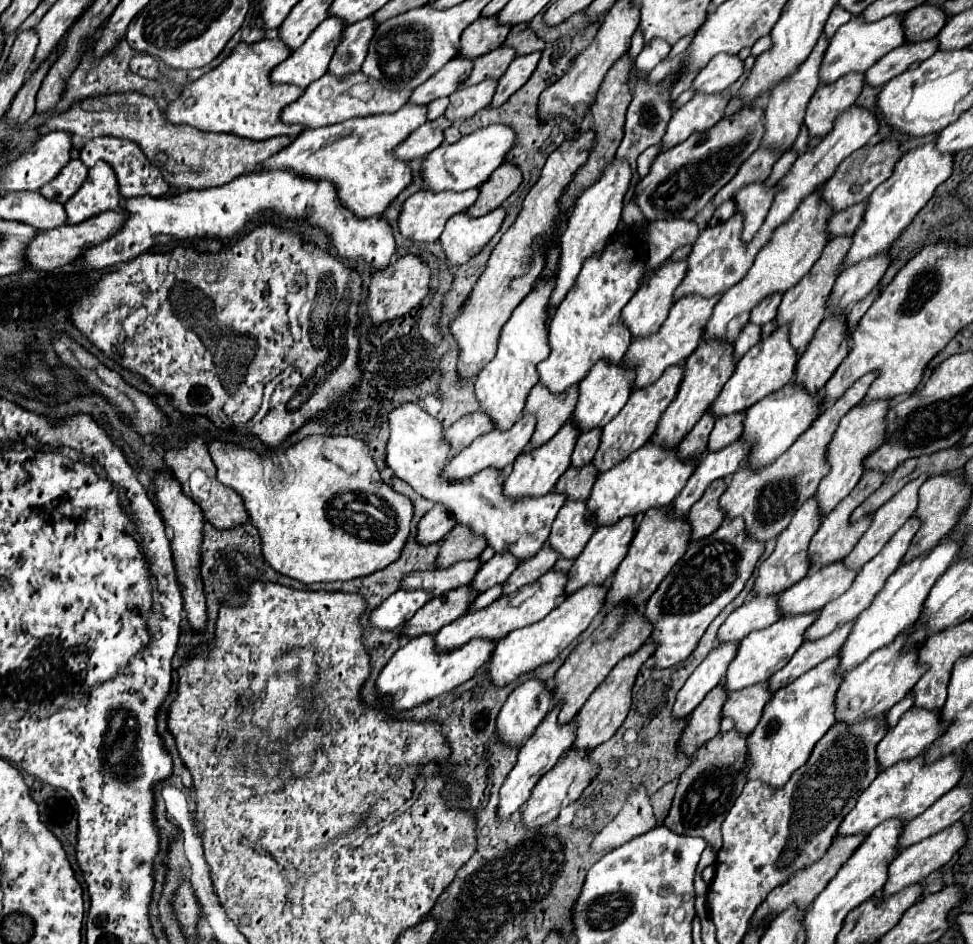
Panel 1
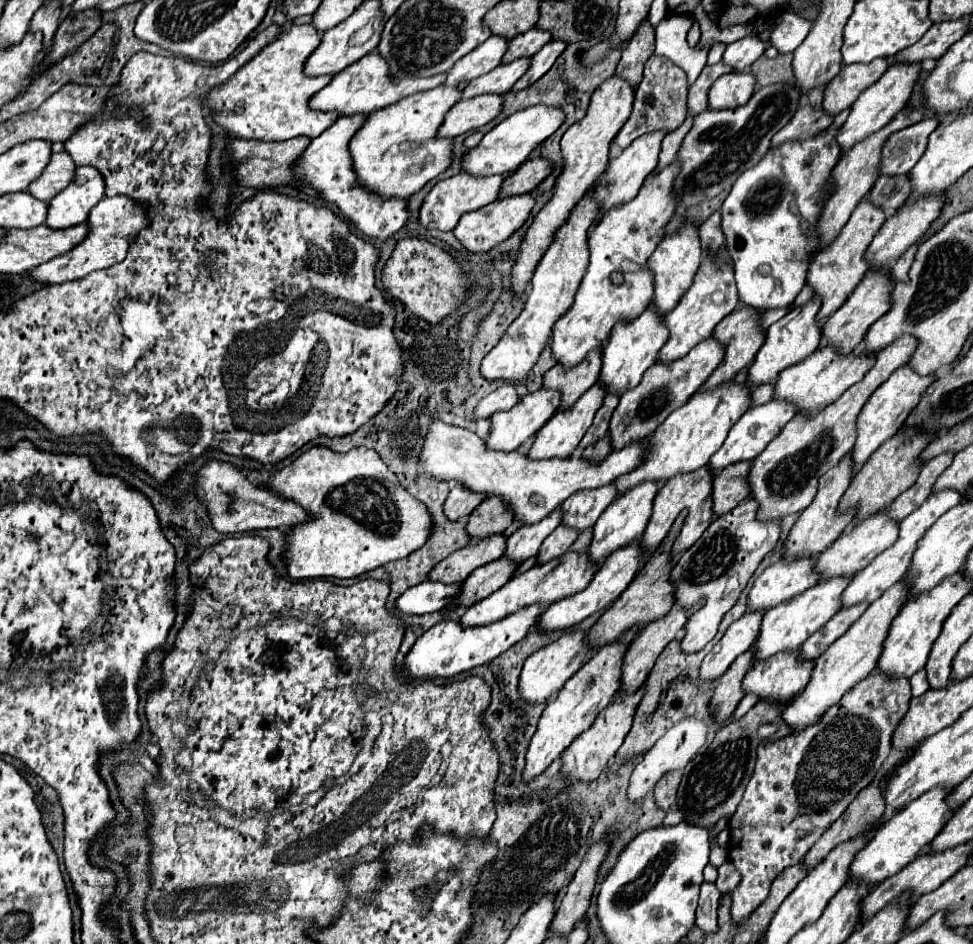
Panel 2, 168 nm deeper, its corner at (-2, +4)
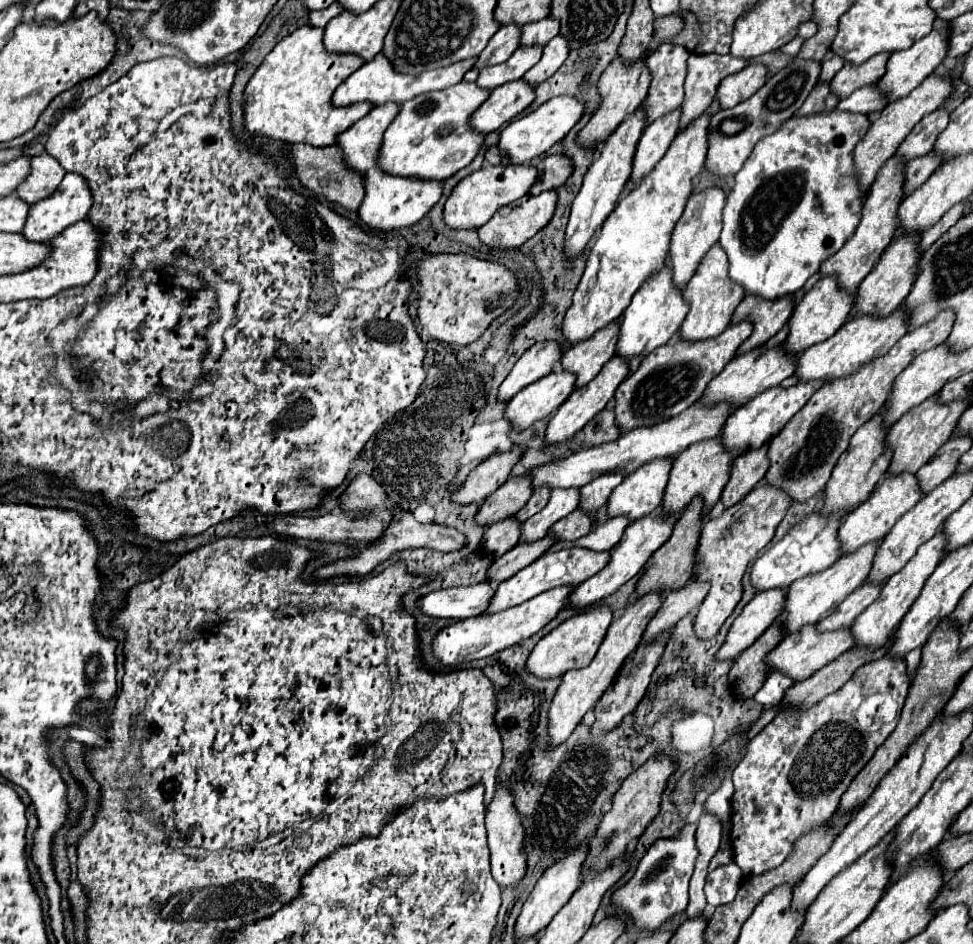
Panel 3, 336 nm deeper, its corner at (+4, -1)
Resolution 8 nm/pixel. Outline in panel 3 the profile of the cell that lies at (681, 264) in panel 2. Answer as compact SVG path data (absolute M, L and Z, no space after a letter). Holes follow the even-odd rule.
M708 188L704 192L692 194L684 214L680 216L678 224L674 226L672 240L670 240L670 254L668 254L668 264L672 268L672 282L678 290L684 290L684 286L690 282L694 276L696 268L700 266L700 260L704 254L718 242L720 230L722 230L722 208L724 208L726 194L720 188Z

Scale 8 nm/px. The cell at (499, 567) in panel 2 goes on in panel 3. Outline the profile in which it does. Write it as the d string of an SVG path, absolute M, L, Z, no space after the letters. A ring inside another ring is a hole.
M550 534L544 538L544 542L532 542L532 544L518 542L510 552L506 552L504 556L500 556L492 562L492 566L488 568L488 574L486 574L486 582L492 582L492 580L504 582L504 580L512 578L522 568L526 568L530 562L540 558L552 544L554 544L554 538Z

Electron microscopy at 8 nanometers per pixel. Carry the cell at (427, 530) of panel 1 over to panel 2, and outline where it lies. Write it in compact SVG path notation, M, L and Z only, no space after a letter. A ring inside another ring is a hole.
M454 485L444 503L444 513L450 521L456 521L460 517L468 517L482 501L484 497L480 497L478 493L468 493L464 485Z

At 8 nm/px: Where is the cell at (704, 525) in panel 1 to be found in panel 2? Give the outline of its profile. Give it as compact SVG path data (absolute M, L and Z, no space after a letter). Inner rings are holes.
M738 461L736 465L728 465L714 477L714 513L722 515L734 509L740 501L750 495L748 489L748 469L752 461Z

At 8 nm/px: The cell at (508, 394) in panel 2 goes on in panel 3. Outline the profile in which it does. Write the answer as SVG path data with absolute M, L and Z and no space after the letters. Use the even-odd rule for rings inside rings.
M542 342L542 344L536 344L534 348L526 350L522 354L522 358L510 370L506 380L500 384L498 400L508 402L522 388L526 388L528 384L546 376L558 360L560 360L560 348L556 342Z

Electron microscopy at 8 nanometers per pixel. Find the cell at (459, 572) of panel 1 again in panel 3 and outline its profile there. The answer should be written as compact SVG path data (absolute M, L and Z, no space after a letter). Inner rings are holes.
M514 518L488 526L484 532L484 538L482 538L484 552L498 558L498 556L506 554L508 550L512 550L520 540L518 528L520 528L520 522L516 522Z

